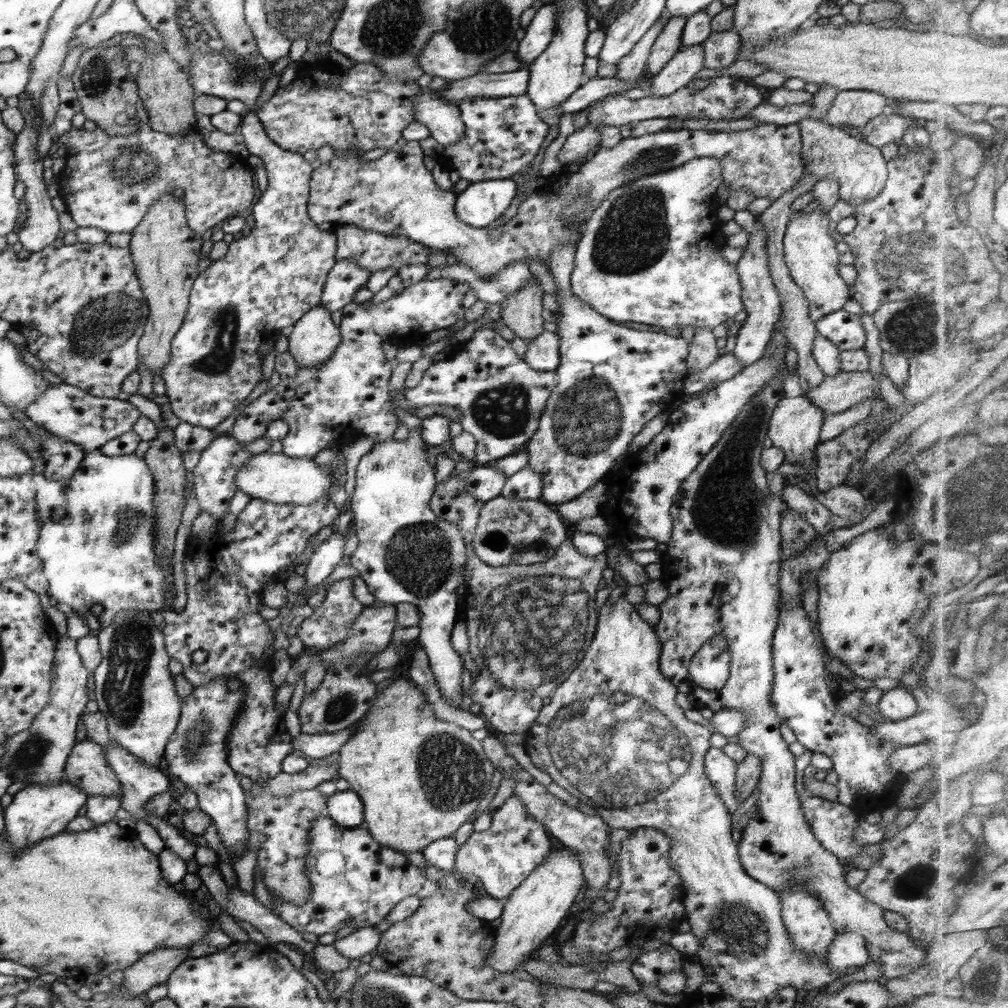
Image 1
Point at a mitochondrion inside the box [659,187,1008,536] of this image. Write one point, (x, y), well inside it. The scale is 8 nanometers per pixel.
(900, 259)

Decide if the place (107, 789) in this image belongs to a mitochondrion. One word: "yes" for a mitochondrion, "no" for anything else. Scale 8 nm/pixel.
no

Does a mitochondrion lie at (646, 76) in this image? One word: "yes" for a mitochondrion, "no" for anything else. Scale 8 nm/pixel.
no

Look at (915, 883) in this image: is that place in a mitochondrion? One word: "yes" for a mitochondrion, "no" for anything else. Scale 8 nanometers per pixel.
yes

